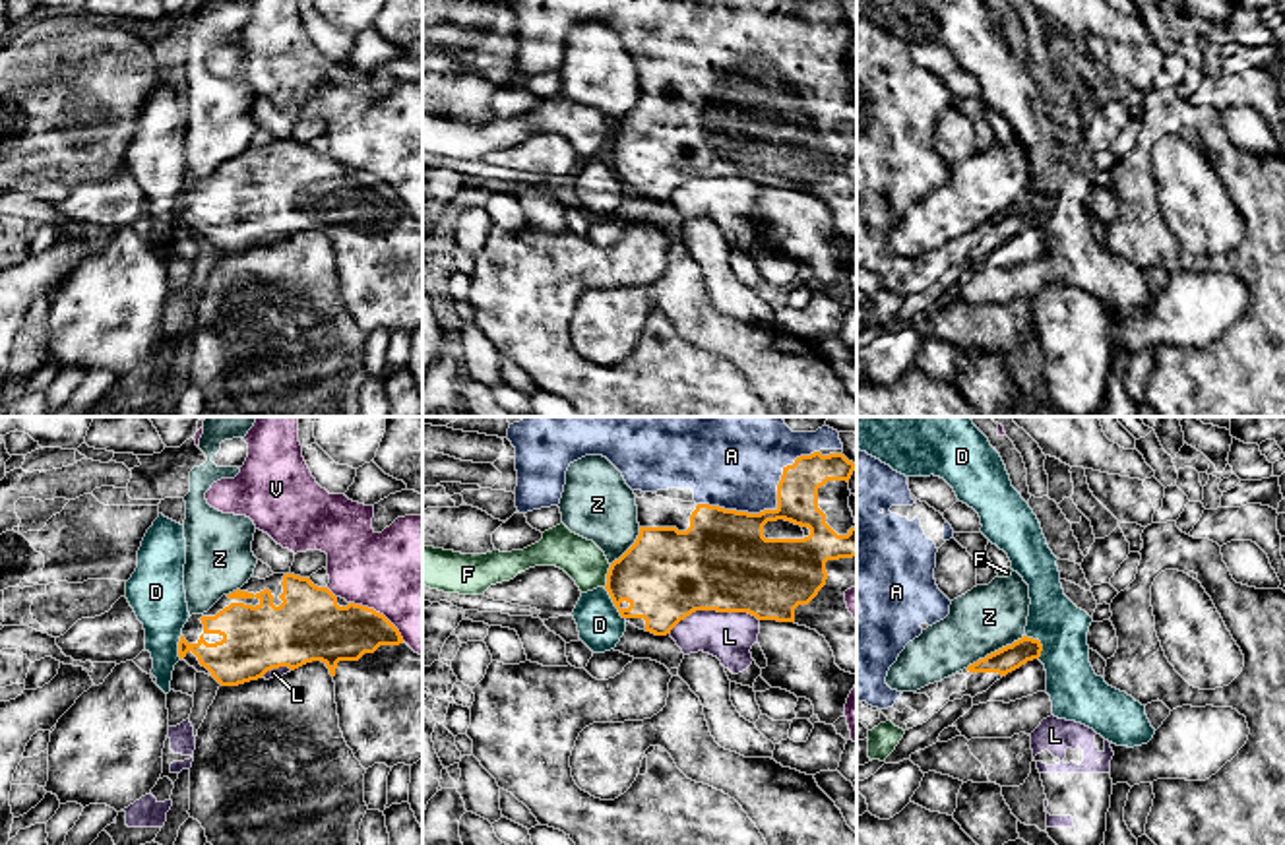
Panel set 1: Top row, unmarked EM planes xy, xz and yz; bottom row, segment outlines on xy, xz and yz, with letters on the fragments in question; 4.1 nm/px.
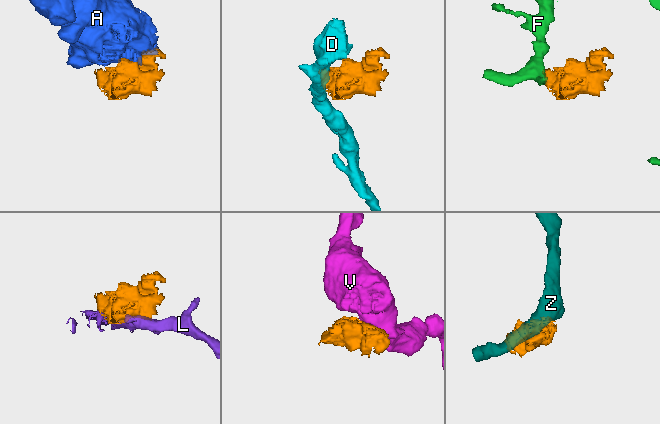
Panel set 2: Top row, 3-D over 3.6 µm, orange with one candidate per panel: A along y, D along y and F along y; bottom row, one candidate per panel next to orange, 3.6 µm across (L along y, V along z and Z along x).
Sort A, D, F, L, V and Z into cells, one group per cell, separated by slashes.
A / D / F / L / V / Z

